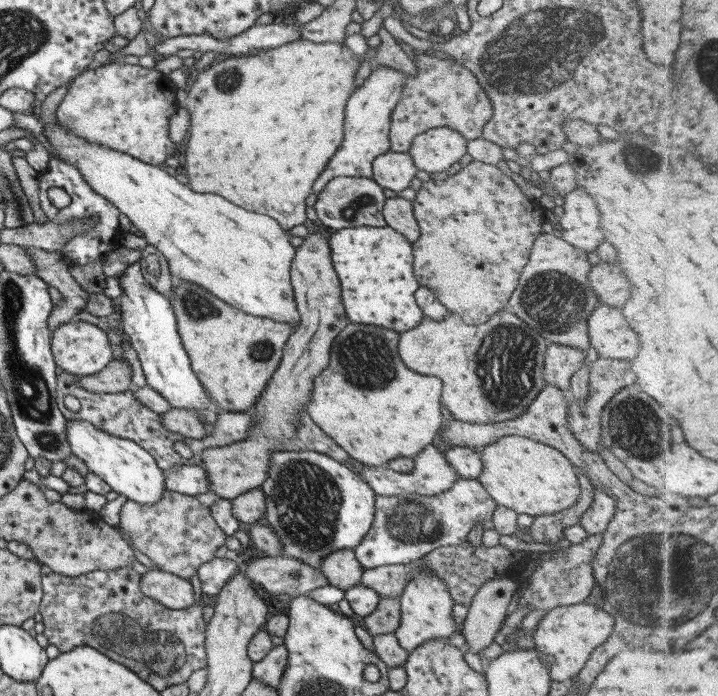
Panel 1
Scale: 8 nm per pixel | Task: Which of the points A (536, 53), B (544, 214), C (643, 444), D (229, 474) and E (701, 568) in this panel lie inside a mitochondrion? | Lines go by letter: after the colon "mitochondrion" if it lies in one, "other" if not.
A: mitochondrion
B: other
C: mitochondrion
D: other
E: mitochondrion

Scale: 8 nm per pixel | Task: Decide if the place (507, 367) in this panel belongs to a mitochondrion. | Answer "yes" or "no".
yes

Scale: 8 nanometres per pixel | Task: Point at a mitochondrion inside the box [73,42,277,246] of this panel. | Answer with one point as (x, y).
(228, 81)

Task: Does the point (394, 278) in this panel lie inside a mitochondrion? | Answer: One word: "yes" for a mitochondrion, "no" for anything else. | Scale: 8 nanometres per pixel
no

